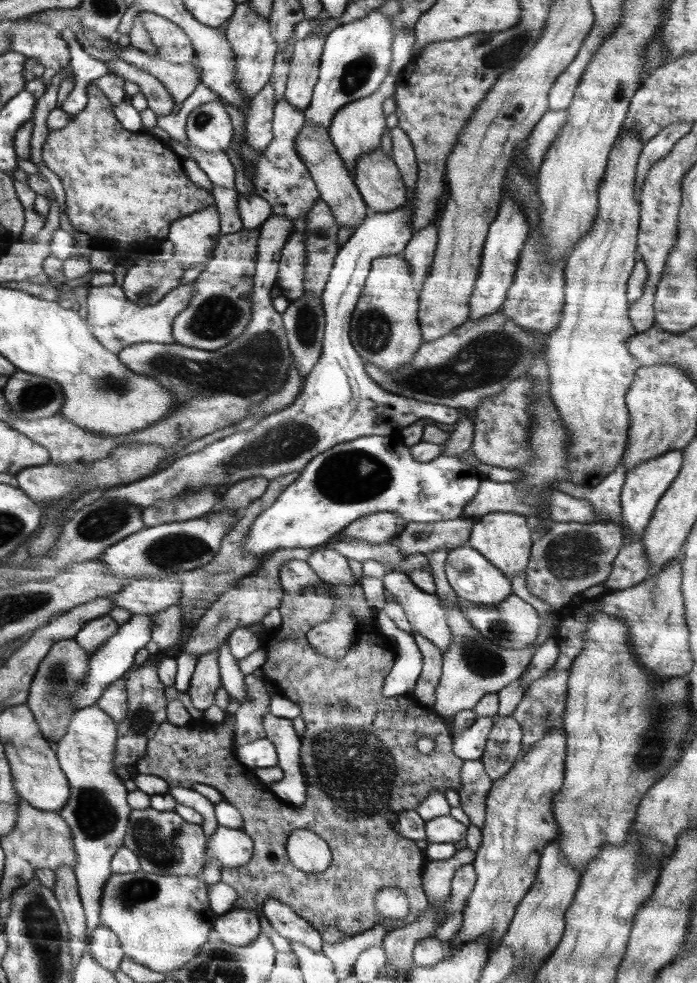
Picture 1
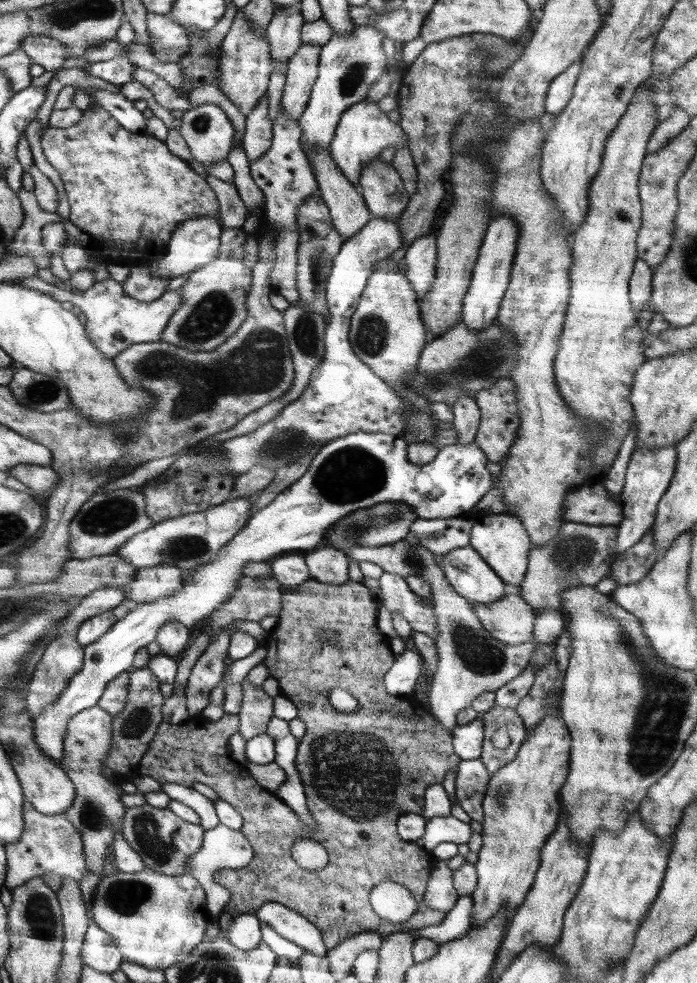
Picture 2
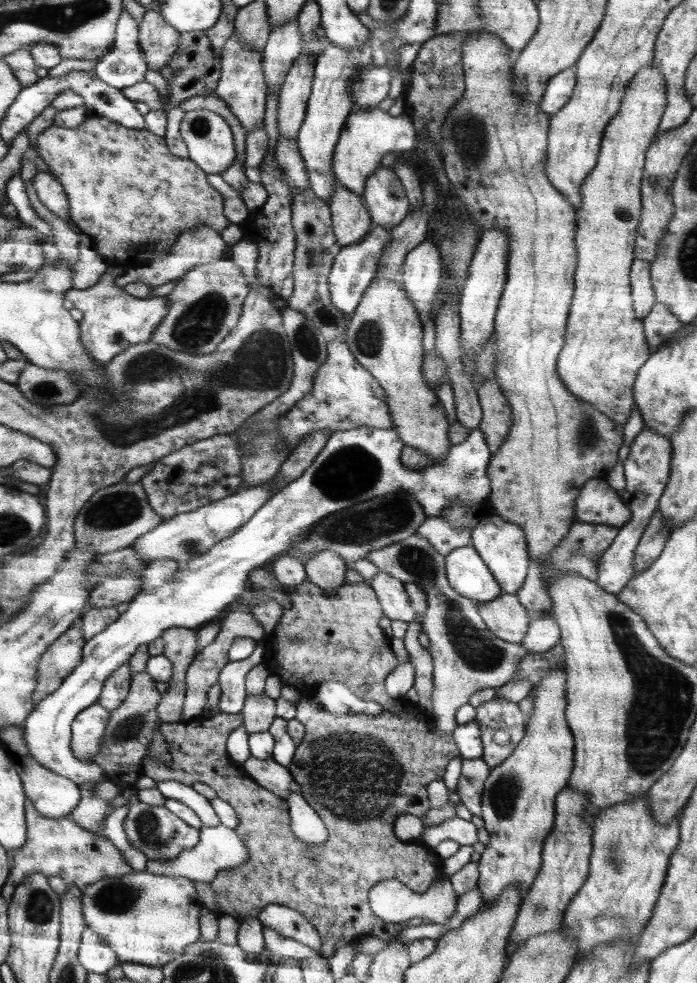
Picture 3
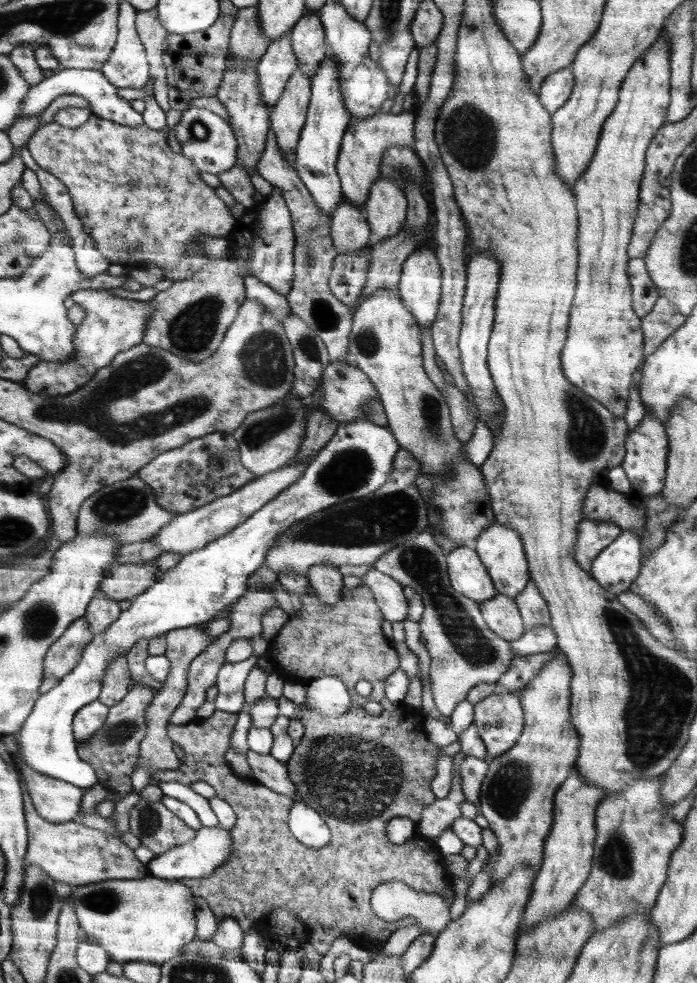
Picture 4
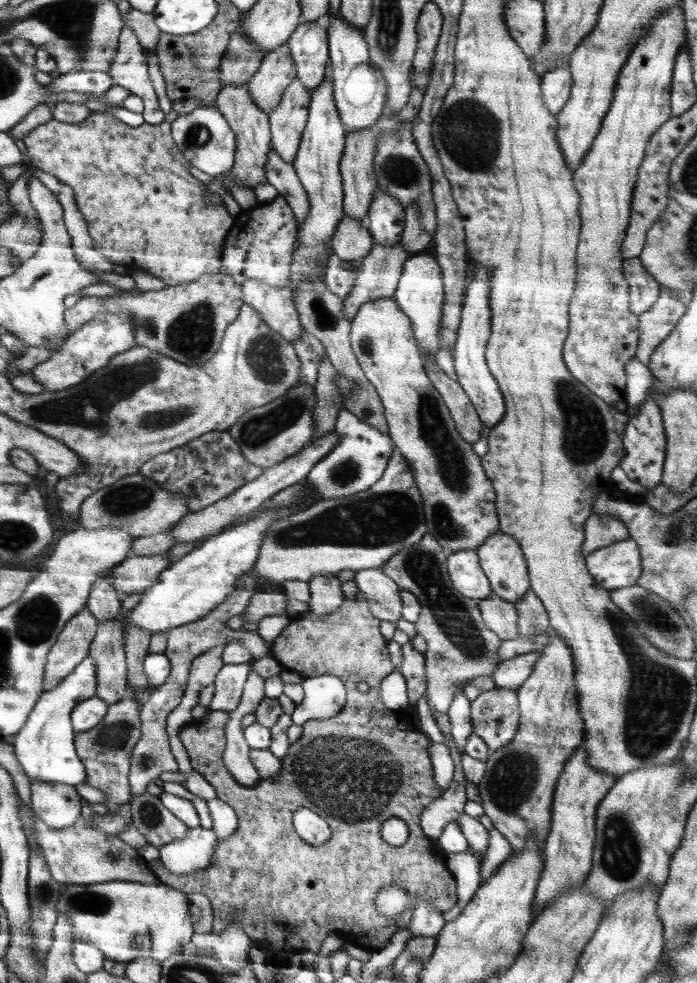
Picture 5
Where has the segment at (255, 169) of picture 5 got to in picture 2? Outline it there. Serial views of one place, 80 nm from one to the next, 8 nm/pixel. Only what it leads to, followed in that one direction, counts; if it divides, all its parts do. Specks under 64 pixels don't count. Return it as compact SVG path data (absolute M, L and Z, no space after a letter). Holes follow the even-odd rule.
M239 10L220 50L223 57L220 60L221 73L217 86L246 118L258 104L260 97L267 92L269 78L273 72L267 36L265 32L259 33Z

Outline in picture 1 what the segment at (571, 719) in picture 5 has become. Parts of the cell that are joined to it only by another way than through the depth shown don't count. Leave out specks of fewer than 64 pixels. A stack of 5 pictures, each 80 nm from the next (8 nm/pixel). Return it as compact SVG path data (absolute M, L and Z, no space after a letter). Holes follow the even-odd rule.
M551 728L528 752L520 755L510 771L493 781L486 799L482 845L472 862L477 879L466 901L461 927L445 944L450 948L489 934L490 950L494 951L507 933L518 903L535 881L543 850L557 838L558 824L551 804L563 786L566 745L565 731Z

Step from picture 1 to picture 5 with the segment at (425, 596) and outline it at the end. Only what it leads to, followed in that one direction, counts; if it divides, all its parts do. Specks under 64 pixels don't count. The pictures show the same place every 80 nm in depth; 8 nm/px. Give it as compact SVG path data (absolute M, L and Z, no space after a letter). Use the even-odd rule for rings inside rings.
M379 568L360 569L353 578L367 600L371 613L380 620L396 622L401 618L402 588Z

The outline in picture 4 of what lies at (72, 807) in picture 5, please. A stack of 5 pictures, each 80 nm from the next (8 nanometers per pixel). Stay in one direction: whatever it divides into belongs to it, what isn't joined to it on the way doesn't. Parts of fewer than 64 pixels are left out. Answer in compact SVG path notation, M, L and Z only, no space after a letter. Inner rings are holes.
M23 760L21 762L20 773L24 775L22 783L30 801L35 805L35 811L48 822L63 823L74 820L80 810L80 802L83 802L82 794L85 794L85 790L70 782L44 776L28 768Z

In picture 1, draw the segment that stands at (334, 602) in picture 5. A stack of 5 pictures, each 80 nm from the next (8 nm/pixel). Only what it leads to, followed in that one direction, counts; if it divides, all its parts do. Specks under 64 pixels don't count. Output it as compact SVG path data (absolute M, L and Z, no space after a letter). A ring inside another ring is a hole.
M331 548L319 549L314 551L310 555L310 558L307 558L306 562L310 565L310 568L325 582L330 585L344 585L354 587L356 584L360 583L360 578L358 578L349 567L348 558L338 554L335 550Z

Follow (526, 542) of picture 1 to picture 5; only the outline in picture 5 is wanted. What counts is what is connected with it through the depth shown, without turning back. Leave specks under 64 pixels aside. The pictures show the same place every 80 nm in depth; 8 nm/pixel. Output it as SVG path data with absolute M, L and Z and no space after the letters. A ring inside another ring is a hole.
M502 531L488 537L476 550L493 596L515 603L530 589L529 572L518 541Z

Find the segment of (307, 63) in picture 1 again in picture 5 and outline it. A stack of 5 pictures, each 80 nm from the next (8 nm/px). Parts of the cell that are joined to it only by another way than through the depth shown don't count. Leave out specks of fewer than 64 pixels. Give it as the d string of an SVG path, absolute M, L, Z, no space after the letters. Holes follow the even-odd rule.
M294 77L269 115L271 148L288 164L294 164L299 150L308 120L310 99L310 92L298 77Z

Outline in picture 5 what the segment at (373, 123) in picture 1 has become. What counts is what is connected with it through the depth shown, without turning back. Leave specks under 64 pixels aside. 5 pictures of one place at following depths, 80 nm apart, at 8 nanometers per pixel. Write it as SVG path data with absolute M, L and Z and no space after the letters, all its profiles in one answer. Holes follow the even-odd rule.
M384 115L367 129L345 134L345 150L340 162L340 175L342 175L344 188L343 212L348 218L365 221L371 202L374 199L374 194L378 189L378 180L376 180L374 169L372 169L372 159L374 159L376 152L377 136L379 136L380 132L397 130L401 124L405 124L405 122L398 117L386 117Z

